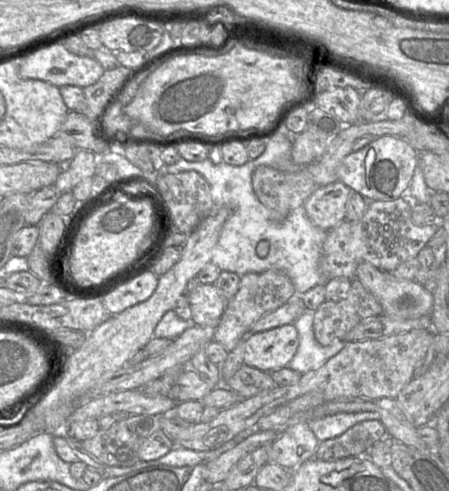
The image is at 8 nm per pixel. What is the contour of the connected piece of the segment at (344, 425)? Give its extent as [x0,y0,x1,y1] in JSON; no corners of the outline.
[309,412,380,442]

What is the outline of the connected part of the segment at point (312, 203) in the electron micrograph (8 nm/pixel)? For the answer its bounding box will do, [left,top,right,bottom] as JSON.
[304,180,351,231]

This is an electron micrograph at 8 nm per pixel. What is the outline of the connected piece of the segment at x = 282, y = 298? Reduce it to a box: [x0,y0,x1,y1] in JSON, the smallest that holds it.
[213,270,296,352]

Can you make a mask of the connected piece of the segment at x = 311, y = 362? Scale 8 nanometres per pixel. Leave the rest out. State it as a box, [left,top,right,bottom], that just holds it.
[287,309,346,373]

